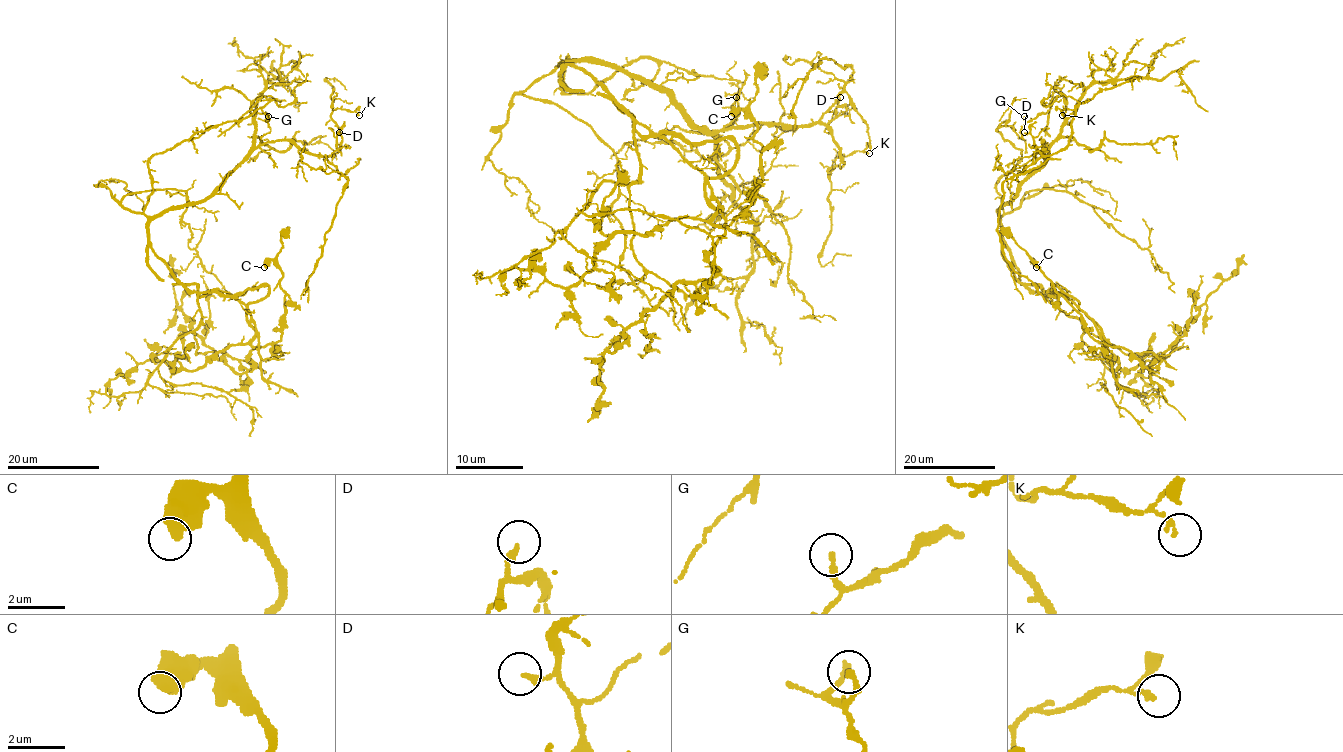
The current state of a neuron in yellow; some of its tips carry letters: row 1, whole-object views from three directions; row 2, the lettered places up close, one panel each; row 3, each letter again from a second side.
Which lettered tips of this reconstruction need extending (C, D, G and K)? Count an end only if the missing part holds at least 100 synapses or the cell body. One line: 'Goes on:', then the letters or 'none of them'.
Goes on: none of them

